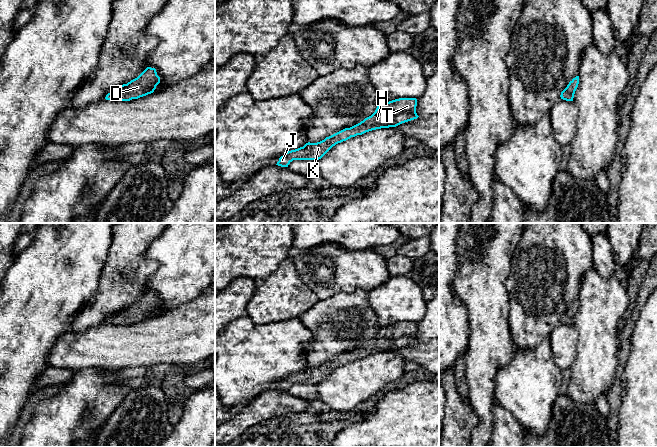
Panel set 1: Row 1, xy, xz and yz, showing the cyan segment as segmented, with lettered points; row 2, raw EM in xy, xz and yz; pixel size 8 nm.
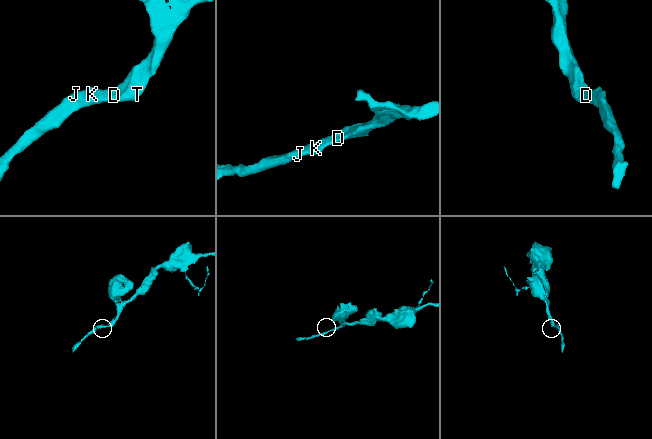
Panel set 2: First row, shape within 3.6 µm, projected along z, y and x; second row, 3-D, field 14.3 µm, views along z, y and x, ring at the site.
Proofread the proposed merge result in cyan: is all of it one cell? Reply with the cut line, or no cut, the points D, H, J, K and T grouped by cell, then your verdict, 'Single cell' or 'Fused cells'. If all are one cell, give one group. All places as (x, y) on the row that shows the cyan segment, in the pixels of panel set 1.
No split. Groups: D H J K T. Single cell

